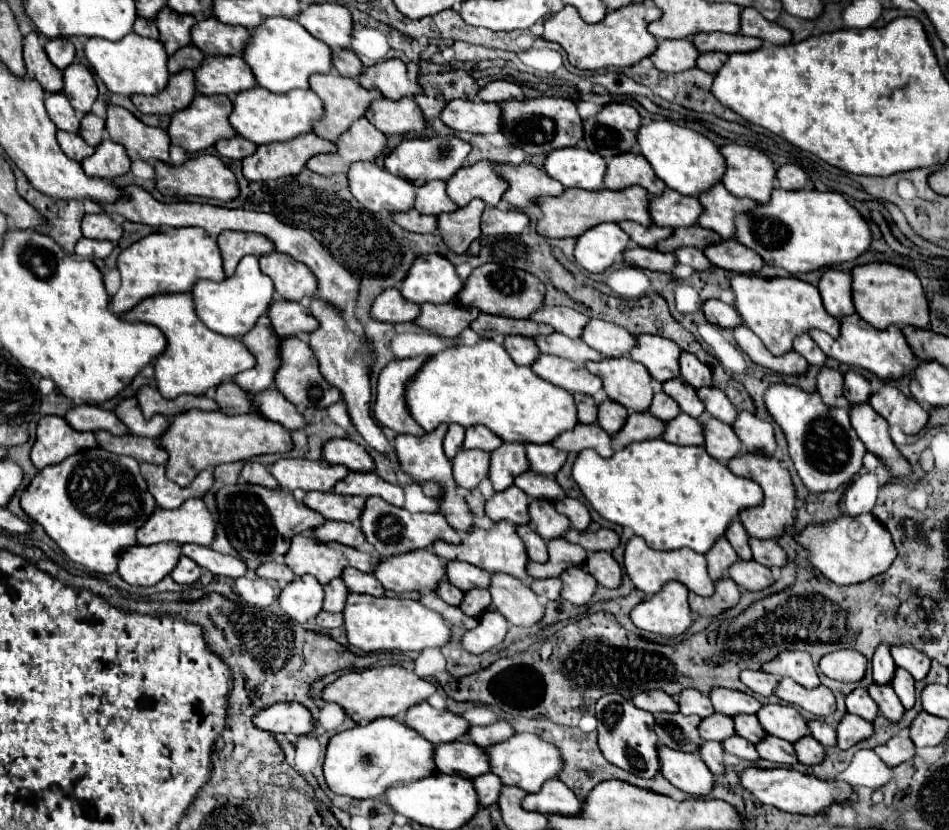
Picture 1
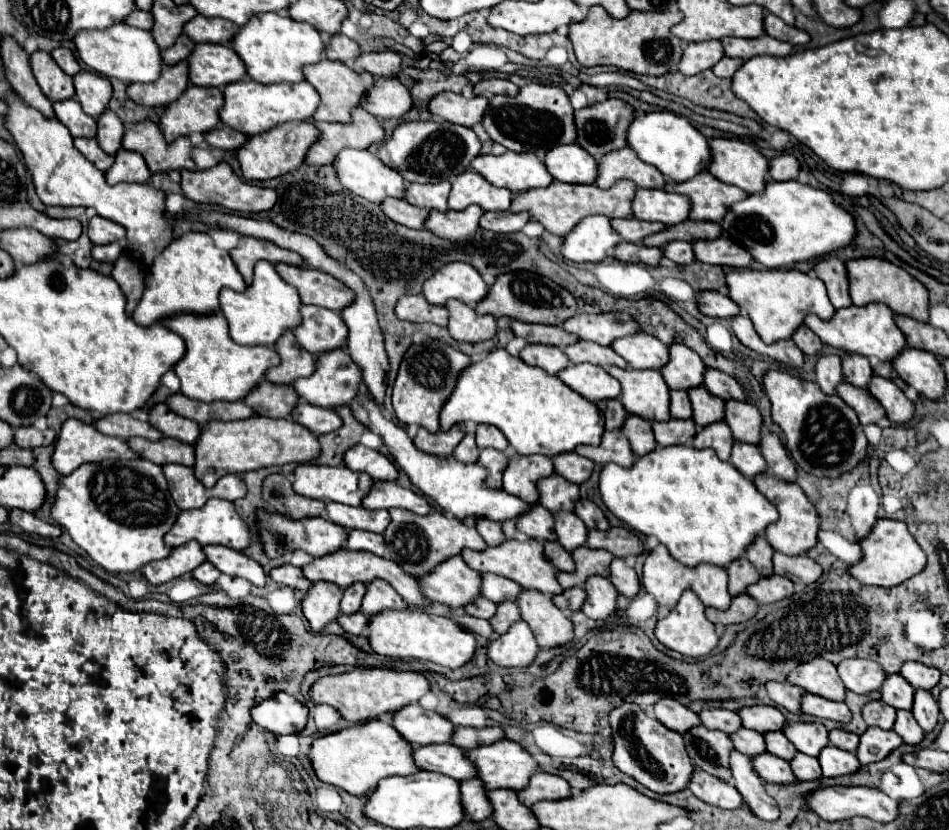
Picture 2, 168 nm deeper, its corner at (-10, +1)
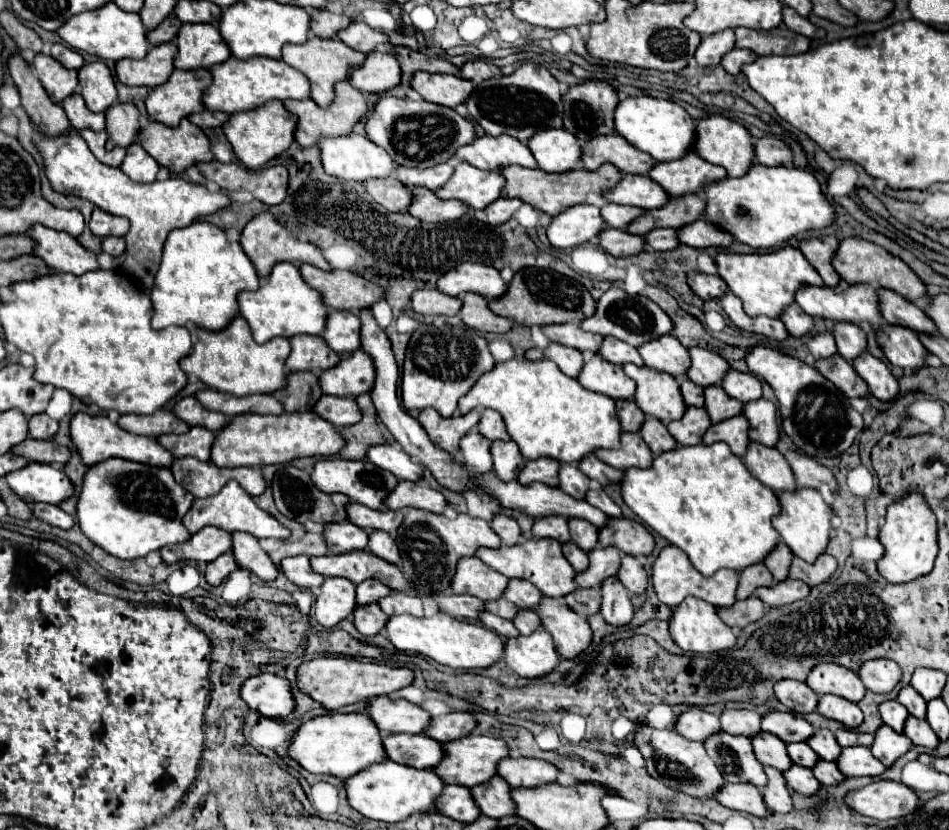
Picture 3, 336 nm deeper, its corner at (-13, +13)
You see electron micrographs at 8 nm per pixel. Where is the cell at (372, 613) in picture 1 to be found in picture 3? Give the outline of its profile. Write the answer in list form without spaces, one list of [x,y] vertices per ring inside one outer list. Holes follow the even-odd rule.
[[[439,612],[431,618],[413,618],[409,614],[391,616],[387,622],[387,634],[391,644],[401,652],[415,652],[423,654],[443,666],[449,666],[453,670],[477,670],[477,668],[489,668],[503,660],[505,652],[505,640],[499,634],[493,634],[485,626],[457,620],[451,614]]]

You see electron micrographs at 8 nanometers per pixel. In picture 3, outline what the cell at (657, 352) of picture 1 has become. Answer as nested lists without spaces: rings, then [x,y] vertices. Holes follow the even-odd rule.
[[[689,348],[691,354],[691,368],[689,368],[689,380],[695,384],[707,388],[713,384],[721,384],[725,374],[731,370],[729,362],[721,358],[715,352],[701,350],[701,348]]]

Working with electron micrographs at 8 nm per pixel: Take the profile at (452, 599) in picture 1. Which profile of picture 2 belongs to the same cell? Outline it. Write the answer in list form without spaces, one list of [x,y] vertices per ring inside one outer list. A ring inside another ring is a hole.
[[[478,596],[476,602],[470,602],[470,606],[464,606],[464,610],[466,610],[466,614],[470,614],[470,616],[486,618],[486,620],[488,620],[488,618],[496,612],[496,604],[490,602],[490,600],[484,598],[484,596]]]

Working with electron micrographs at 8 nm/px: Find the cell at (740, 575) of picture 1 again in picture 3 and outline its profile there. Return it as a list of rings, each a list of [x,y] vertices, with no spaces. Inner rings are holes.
[[[787,578],[787,582],[779,582],[773,588],[757,588],[755,596],[759,600],[763,600],[767,606],[779,608],[779,606],[787,606],[787,604],[797,602],[797,598],[807,598],[809,590],[811,588],[805,582]]]

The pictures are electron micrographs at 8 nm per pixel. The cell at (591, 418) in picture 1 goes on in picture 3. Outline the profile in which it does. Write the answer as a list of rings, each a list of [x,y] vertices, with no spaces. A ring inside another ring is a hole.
[[[617,400],[615,406],[617,406],[617,416],[619,416],[623,430],[625,432],[639,432],[645,422],[645,414],[637,408],[637,404],[633,400]]]

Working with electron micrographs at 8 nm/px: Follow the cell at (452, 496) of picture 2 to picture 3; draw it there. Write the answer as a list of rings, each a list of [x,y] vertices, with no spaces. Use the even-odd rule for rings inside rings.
[[[479,474],[477,478],[481,478],[481,488],[489,494],[493,494],[501,506],[505,506],[511,512],[525,512],[533,518],[541,518],[541,516],[563,516],[563,518],[583,518],[587,522],[591,522],[595,528],[601,528],[605,526],[605,522],[609,520],[607,514],[603,514],[601,510],[597,510],[595,506],[589,506],[589,502],[585,500],[575,500],[573,496],[565,494],[563,490],[559,488],[551,488],[551,486],[545,486],[545,484],[531,484],[531,486],[523,486],[519,484],[517,480],[513,482],[501,482],[497,476],[493,474]]]

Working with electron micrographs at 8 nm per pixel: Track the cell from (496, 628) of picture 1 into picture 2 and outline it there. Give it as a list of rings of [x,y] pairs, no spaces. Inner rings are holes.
[[[524,620],[488,644],[488,658],[498,666],[528,666],[538,652],[536,638]]]

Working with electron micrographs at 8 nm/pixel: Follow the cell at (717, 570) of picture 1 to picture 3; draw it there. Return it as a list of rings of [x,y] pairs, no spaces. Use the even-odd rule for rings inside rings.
[[[755,564],[739,572],[739,588],[737,588],[737,600],[749,598],[757,588],[761,586],[775,586],[773,576],[765,568],[765,564]]]

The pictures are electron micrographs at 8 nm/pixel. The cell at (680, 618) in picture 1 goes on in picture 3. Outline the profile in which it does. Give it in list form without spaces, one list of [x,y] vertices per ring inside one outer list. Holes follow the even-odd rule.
[[[693,596],[685,598],[685,602],[681,602],[681,606],[677,606],[673,610],[669,630],[671,630],[671,636],[677,642],[677,646],[685,652],[709,654],[709,652],[733,648],[737,644],[737,636],[733,634],[733,630],[729,626],[725,626],[725,622],[721,622],[715,606],[709,606],[709,602],[703,602],[703,600],[693,598]]]

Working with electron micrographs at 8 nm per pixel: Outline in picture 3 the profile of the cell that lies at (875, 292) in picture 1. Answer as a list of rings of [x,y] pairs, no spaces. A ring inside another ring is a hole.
[[[845,238],[839,242],[837,252],[833,254],[831,260],[835,272],[839,274],[839,278],[845,278],[845,282],[855,284],[855,282],[865,282],[871,286],[881,286],[881,288],[889,288],[897,294],[901,294],[907,300],[915,300],[919,296],[925,296],[925,284],[917,278],[917,274],[897,256],[889,254],[885,248],[867,242],[863,238]]]

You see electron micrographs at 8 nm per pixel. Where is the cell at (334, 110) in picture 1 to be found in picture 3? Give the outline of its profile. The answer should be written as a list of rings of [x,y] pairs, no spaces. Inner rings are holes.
[[[309,38],[309,42],[303,42],[301,46],[297,44],[285,44],[285,50],[281,50],[283,60],[303,72],[311,84],[311,100],[315,100],[319,106],[329,106],[333,102],[333,86],[339,80],[347,80],[347,70],[349,66],[363,64],[365,54],[345,46],[341,40],[331,40],[331,38]]]

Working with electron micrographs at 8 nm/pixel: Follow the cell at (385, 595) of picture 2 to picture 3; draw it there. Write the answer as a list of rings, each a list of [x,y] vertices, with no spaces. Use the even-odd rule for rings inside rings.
[[[391,592],[387,598],[383,598],[379,602],[379,606],[389,616],[397,616],[397,614],[413,614],[417,618],[423,616],[423,606],[421,606],[421,598],[419,596]]]

